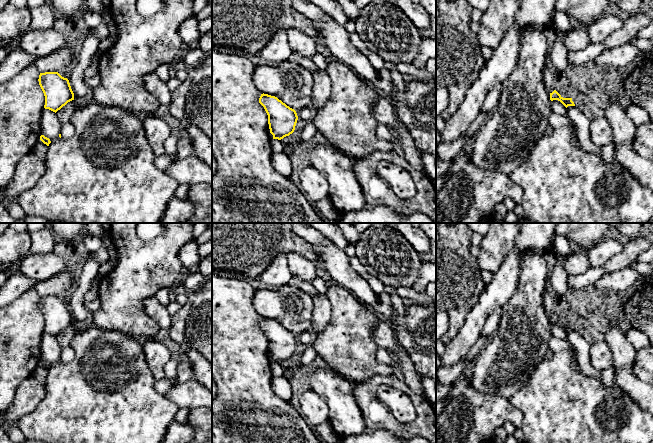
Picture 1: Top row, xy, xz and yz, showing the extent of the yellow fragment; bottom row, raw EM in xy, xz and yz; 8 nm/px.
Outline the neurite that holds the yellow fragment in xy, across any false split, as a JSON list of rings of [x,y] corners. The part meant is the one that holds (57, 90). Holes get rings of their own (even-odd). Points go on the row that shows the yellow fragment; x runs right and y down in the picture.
[[[58,72],[40,73],[38,81],[45,96],[45,109],[56,113],[68,102],[74,100],[69,80]]]

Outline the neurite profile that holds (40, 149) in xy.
[[[39,139],[32,152],[40,158],[45,158],[47,150],[48,146]]]

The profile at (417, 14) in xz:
[[[396,0],[394,2],[414,23],[419,30],[426,30],[430,27],[431,17],[427,10],[414,4],[411,0]]]

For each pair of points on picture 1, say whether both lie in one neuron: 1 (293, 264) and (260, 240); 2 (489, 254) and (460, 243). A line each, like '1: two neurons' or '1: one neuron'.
1: two neurons
2: two neurons

